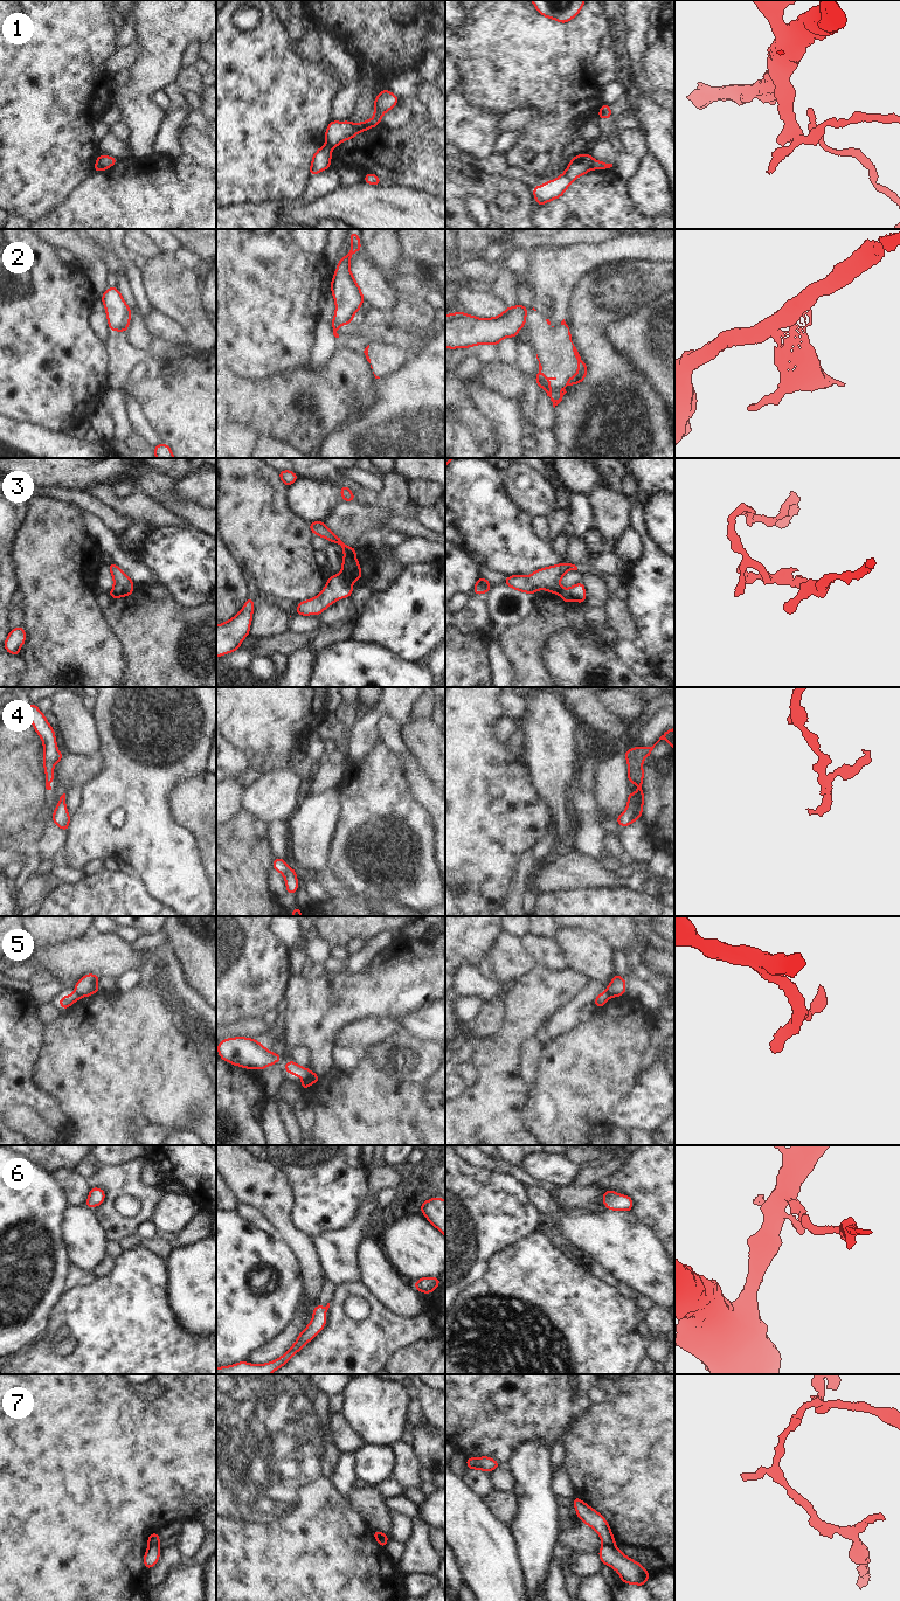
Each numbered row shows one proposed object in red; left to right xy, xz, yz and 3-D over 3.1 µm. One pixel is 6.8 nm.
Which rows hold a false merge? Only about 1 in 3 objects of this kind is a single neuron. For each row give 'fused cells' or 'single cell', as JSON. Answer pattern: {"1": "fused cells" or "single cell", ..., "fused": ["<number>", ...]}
{"1": "fused cells", "2": "fused cells", "3": "fused cells", "4": "fused cells", "5": "fused cells", "6": "single cell", "7": "fused cells", "fused": ["1", "2", "3", "4", "5", "7"]}

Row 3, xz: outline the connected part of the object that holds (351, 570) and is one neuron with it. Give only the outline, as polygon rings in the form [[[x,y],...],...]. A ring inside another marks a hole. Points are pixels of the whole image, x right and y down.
[[[313,521],[309,524],[309,526],[313,534],[325,538],[330,542],[335,542],[341,546],[344,550],[341,574],[349,582],[359,581],[362,576],[362,571],[355,557],[355,548],[345,545],[342,539],[338,538],[332,531],[330,531],[323,521]]]

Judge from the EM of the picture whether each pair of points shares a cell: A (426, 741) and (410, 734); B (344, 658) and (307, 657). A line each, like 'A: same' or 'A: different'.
A: same
B: different

